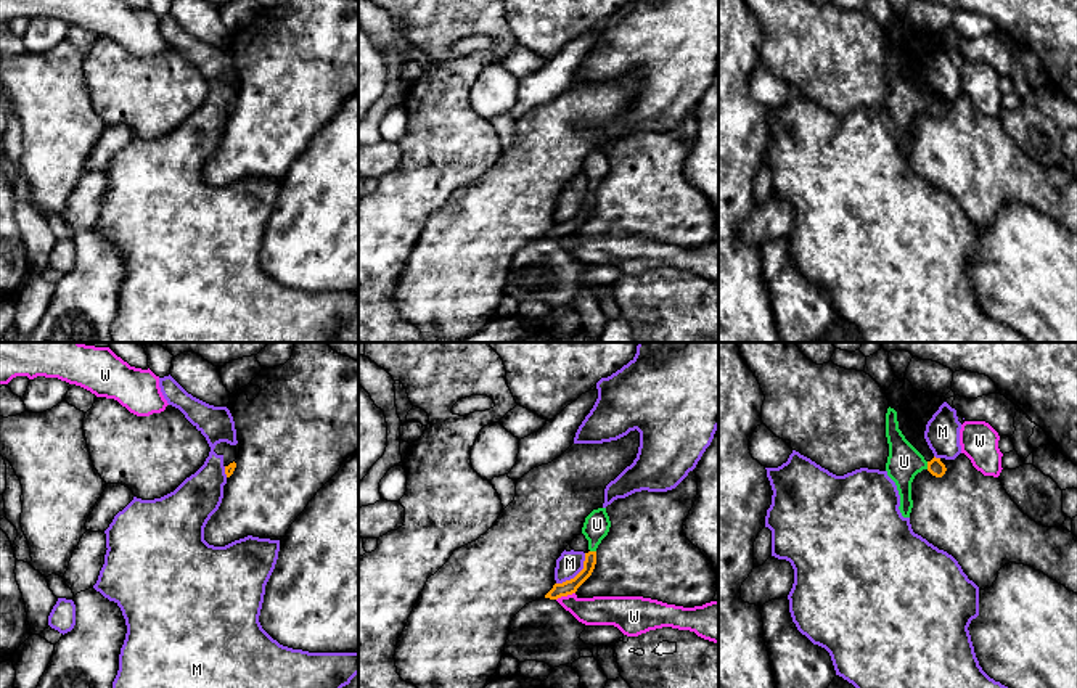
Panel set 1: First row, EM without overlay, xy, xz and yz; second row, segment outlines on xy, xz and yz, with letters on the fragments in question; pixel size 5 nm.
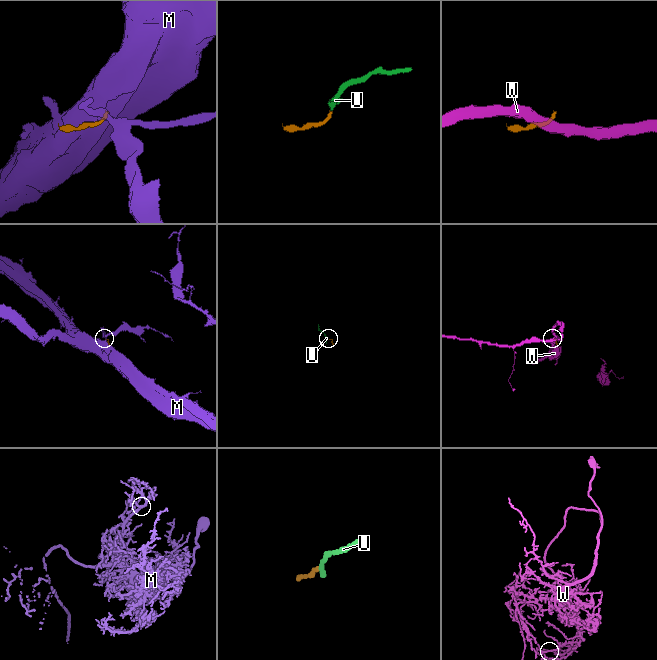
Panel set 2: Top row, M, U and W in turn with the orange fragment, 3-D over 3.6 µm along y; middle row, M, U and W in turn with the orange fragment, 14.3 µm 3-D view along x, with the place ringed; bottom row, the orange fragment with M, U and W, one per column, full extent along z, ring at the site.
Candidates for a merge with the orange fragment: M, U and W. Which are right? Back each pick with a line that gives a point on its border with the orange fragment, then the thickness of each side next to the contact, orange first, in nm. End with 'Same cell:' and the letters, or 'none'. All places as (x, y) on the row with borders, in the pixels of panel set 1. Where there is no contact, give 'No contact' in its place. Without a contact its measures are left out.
U: Touches orange at yz (928, 465). Thickness 80 nm (orange) against 170 nm
Same cell: U

